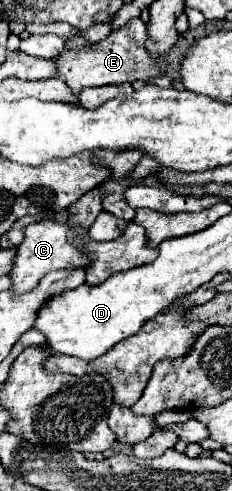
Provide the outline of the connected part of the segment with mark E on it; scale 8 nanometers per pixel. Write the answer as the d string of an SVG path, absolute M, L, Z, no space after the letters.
M137 17L133 23L125 23L121 31L111 31L109 37L103 41L93 43L91 47L69 51L65 49L57 59L57 79L65 81L69 89L79 95L83 87L101 87L101 85L117 85L117 83L133 83L137 79L145 81L151 77L157 77L165 71L165 65L159 59L151 59L149 53L145 51L145 37L147 37L147 27L145 23Z

